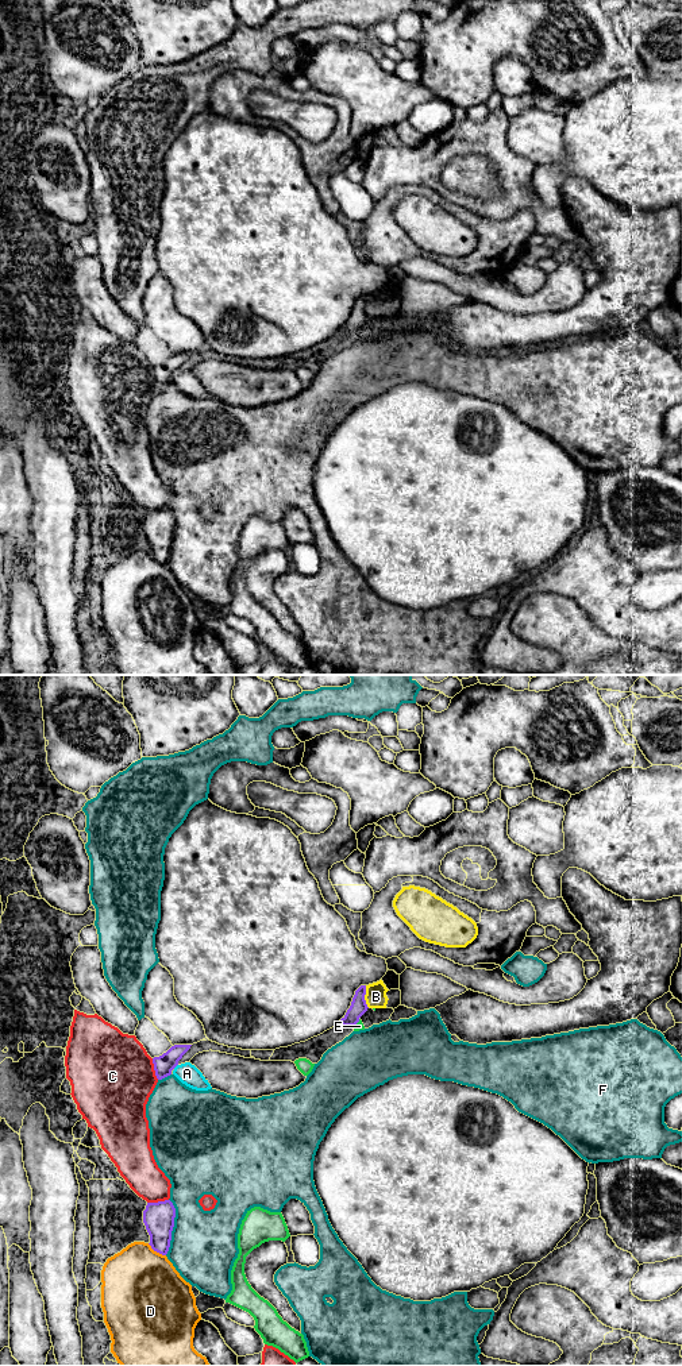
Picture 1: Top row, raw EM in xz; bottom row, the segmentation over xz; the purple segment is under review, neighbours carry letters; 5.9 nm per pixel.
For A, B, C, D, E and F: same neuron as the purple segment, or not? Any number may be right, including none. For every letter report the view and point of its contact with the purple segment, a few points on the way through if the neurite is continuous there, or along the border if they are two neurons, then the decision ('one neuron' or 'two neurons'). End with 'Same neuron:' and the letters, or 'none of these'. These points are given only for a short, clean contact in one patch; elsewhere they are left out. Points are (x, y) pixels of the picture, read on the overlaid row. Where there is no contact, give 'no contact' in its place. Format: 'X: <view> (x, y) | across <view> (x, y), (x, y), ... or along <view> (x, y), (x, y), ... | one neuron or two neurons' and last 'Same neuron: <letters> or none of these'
A: xz (174, 1067) | two neurons
B: xz (363, 996) | along xz (365, 986), (365, 1003), (369, 1007) | two neurons
C: xz (154, 1069) | two neurons
D: xz (157, 1251) | two neurons
E: xz (357, 1022) | two neurons
F: xz (173, 1226) | two neurons
Same neuron: none of these

